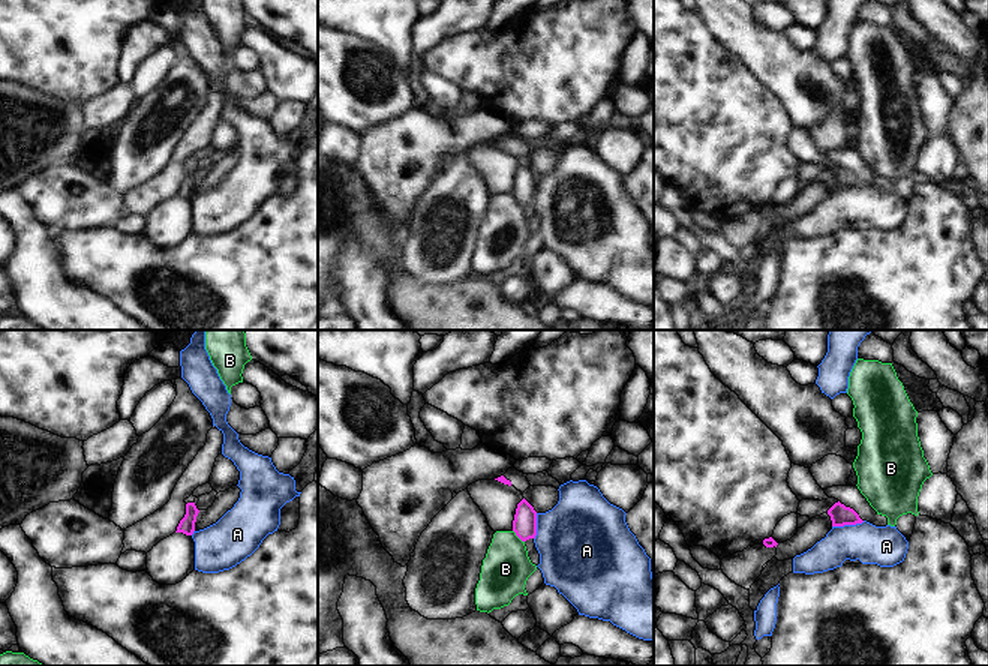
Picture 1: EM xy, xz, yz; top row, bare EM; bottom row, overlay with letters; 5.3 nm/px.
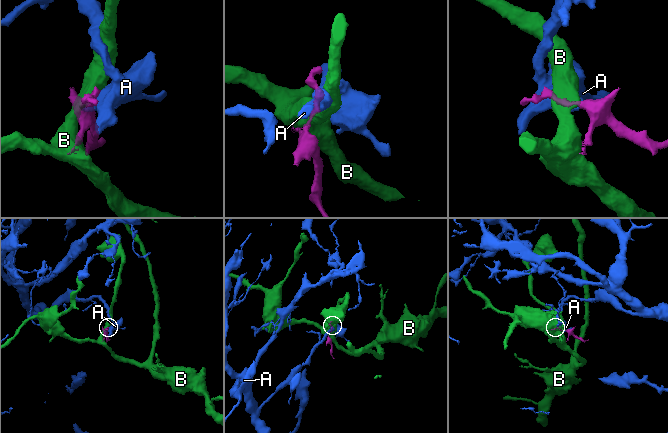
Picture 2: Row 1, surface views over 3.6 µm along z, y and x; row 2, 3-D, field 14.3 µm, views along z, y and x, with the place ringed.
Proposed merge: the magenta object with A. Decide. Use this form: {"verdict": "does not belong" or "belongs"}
{"verdict": "does not belong"}

